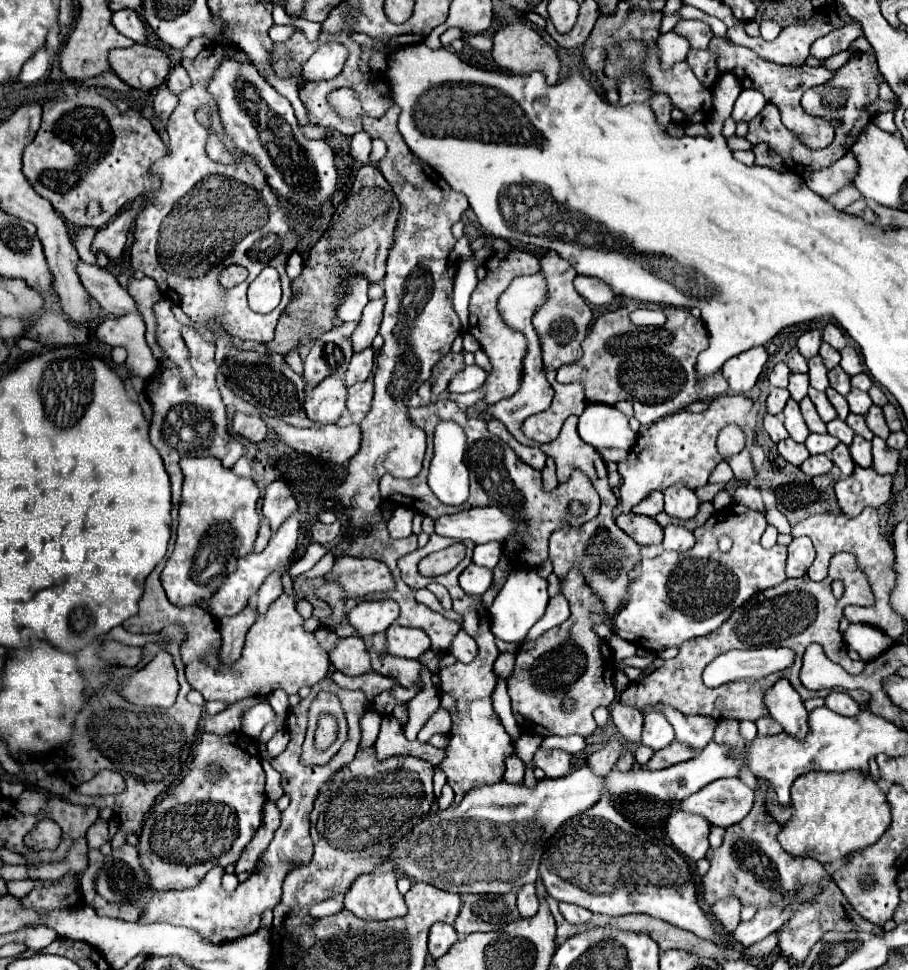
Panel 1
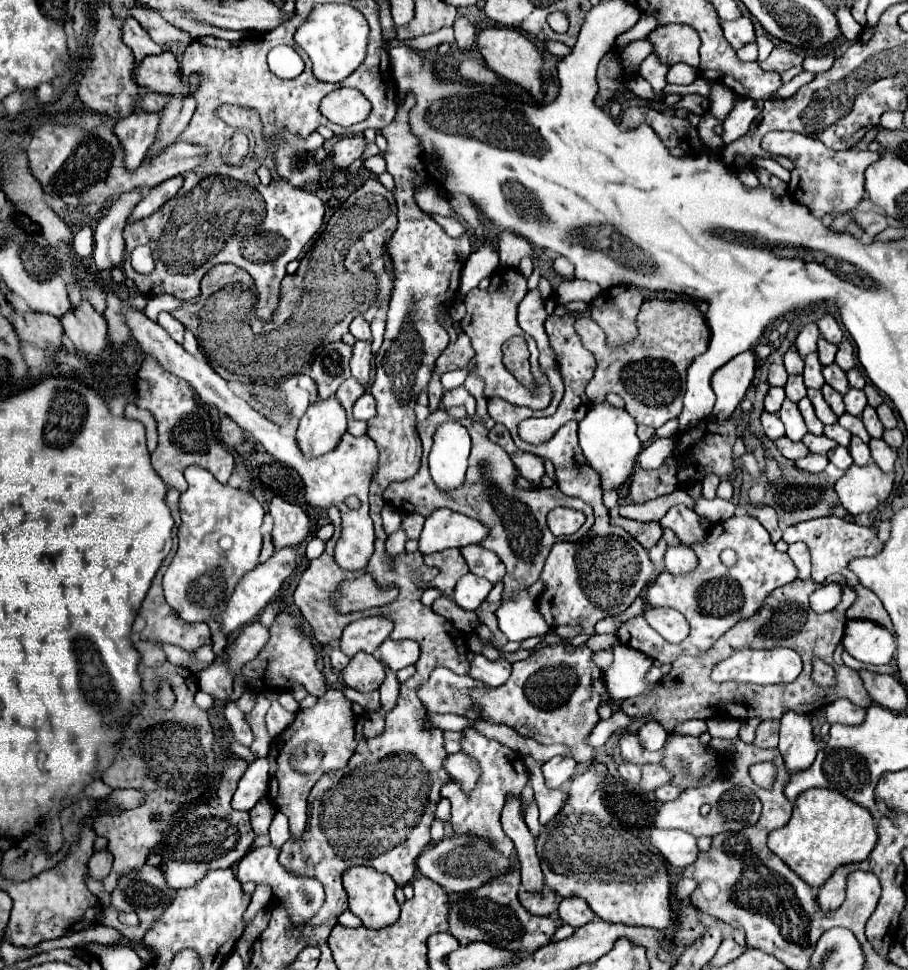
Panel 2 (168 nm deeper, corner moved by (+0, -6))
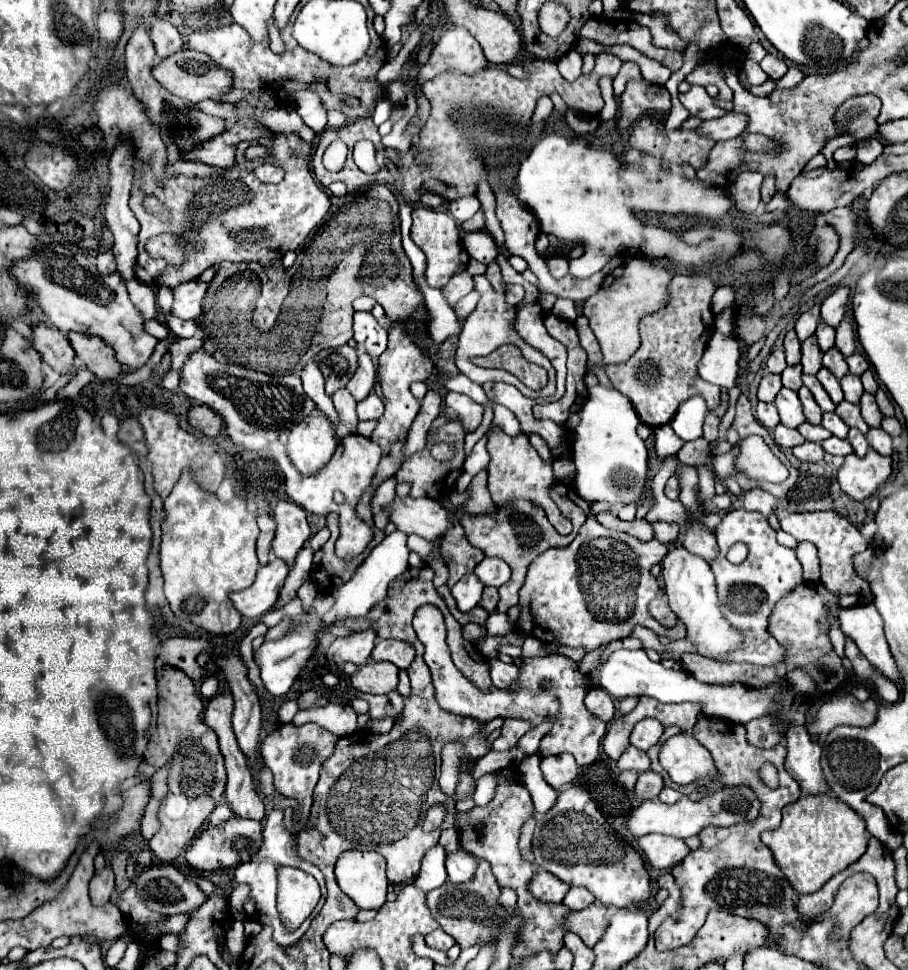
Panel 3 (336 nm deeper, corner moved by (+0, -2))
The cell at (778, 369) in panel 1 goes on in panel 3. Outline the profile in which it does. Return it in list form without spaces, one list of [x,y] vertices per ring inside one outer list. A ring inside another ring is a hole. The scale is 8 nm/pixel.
[[[774,348],[772,354],[770,354],[768,360],[766,360],[766,366],[768,366],[768,372],[772,372],[772,374],[782,374],[784,368],[786,368],[784,350],[782,350],[782,348]]]

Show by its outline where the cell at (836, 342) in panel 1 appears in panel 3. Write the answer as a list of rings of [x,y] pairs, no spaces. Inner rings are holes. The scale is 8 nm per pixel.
[[[842,286],[838,290],[834,290],[822,304],[822,320],[826,324],[830,324],[832,328],[836,328],[846,312],[846,304],[848,304],[848,296],[850,296],[850,288]]]

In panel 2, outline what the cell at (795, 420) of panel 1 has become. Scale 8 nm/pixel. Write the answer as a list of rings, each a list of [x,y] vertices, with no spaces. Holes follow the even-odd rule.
[[[788,398],[784,400],[784,404],[782,404],[780,412],[778,412],[778,418],[786,426],[786,436],[790,440],[794,440],[794,442],[800,442],[804,438],[804,434],[808,432],[806,430],[806,424],[804,424],[804,418],[802,418],[802,414],[798,410],[798,406],[794,402],[790,402]]]

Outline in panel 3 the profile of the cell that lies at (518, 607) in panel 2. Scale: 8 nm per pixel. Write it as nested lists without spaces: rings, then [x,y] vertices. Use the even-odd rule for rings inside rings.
[[[490,614],[488,622],[486,622],[486,632],[492,636],[504,636],[508,632],[512,632],[516,628],[512,628],[508,624],[508,616],[506,614]]]

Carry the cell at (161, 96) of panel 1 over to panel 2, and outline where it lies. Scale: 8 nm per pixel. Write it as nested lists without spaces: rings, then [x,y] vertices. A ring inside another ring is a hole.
[[[136,112],[136,118],[134,114],[130,114],[126,118],[116,120],[114,134],[118,136],[124,148],[124,154],[126,154],[124,162],[128,170],[136,170],[140,166],[146,152],[158,138],[156,136],[158,126],[160,126],[158,112]]]

